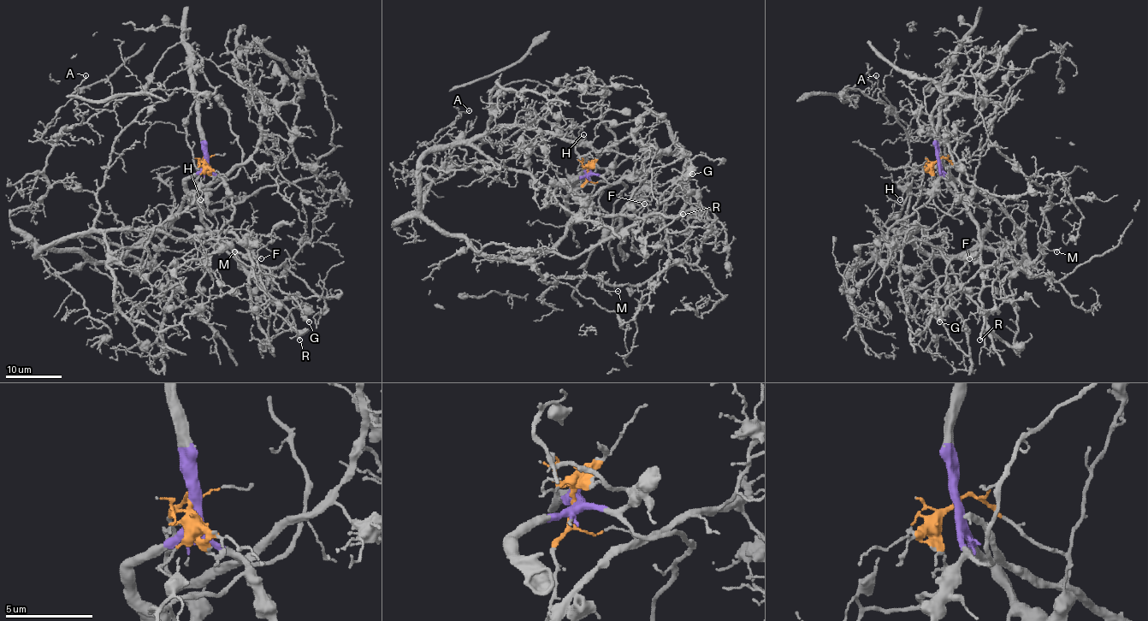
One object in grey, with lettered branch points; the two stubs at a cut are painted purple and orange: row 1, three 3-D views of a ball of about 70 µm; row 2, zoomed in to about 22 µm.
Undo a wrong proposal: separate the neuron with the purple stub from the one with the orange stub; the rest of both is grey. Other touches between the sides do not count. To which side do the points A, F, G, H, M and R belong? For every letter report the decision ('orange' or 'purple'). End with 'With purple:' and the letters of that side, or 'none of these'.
A: orange
F: purple
G: orange
H: purple
M: orange
R: purple
With purple: F, H, R

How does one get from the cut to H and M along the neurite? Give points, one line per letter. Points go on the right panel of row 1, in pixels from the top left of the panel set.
H: (937, 159), (941, 176), (931, 189), (922, 194), (911, 194), (906, 190), (900, 200)
M: (937, 159), (972, 176), (1017, 224), (1031, 262), (1048, 239), (1041, 209), (1038, 241), (1056, 251)

